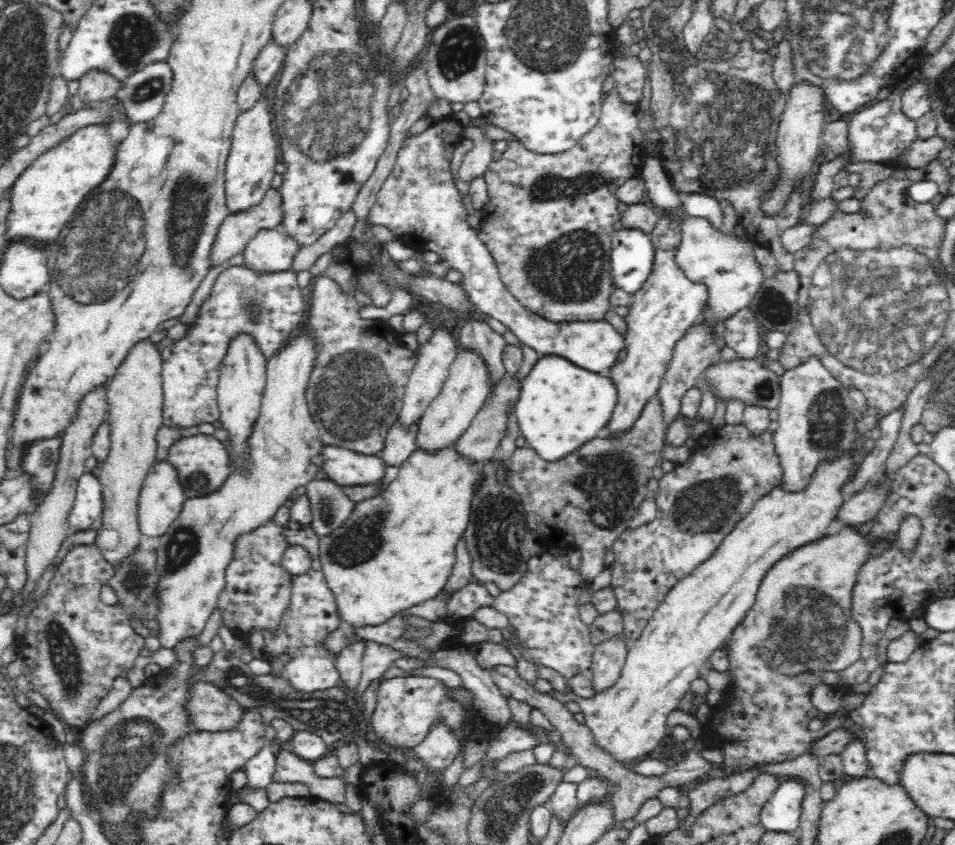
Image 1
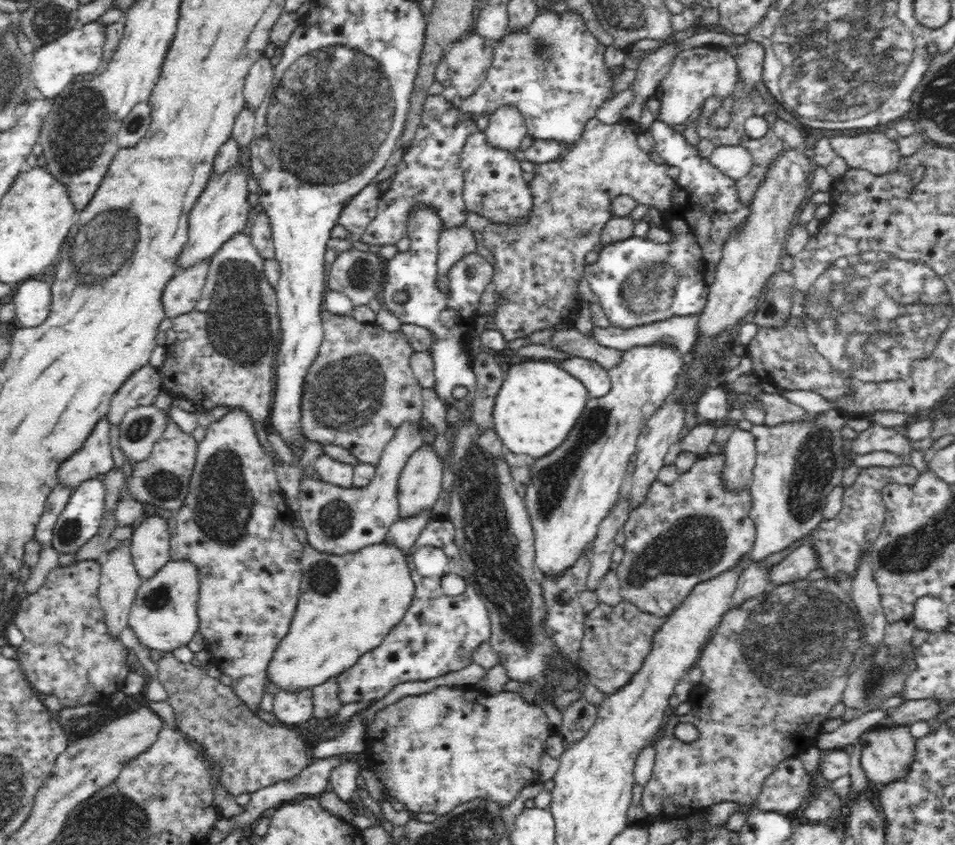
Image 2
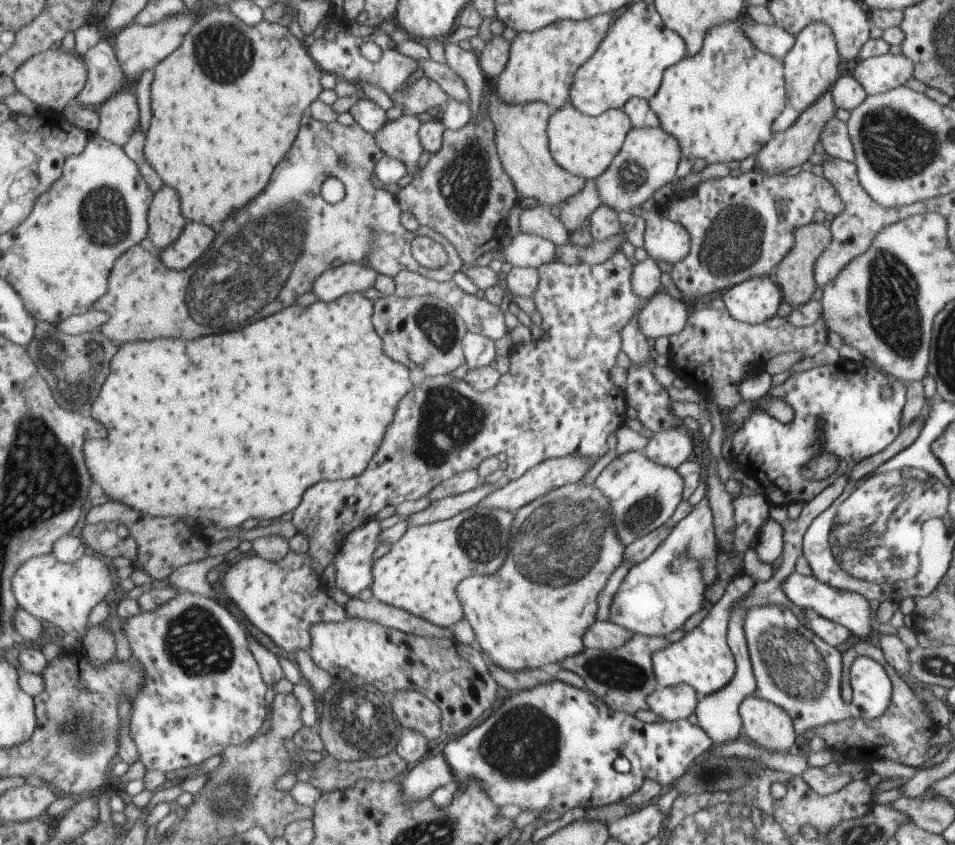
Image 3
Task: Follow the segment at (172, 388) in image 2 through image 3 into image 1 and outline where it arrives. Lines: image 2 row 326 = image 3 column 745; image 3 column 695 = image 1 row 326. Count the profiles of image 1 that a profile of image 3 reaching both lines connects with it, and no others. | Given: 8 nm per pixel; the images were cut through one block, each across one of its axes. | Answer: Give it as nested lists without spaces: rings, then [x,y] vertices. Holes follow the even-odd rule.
[[[245,264],[231,266],[224,269],[218,276],[210,296],[204,300],[200,308],[200,314],[188,332],[181,340],[174,341],[166,346],[163,352],[164,400],[163,400],[163,424],[173,428],[190,428],[204,423],[216,422],[220,418],[219,401],[217,395],[218,380],[220,378],[220,365],[225,357],[226,346],[232,335],[238,332],[250,332],[255,341],[259,343],[260,350],[268,360],[287,341],[292,332],[307,321],[307,313],[304,310],[304,296],[302,288],[296,282],[296,273],[282,271],[276,273],[254,272]],[[296,290],[296,302],[288,302],[288,292]]]

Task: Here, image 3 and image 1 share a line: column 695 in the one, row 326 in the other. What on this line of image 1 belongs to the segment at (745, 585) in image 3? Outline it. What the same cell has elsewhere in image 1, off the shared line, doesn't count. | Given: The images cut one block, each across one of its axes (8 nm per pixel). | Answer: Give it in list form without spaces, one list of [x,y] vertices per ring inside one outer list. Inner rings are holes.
[[[662,216],[650,235],[655,248],[653,269],[646,283],[633,295],[633,304],[629,307],[628,315],[624,316],[627,324],[627,332],[624,335],[626,354],[610,369],[610,378],[618,389],[618,404],[612,414],[612,420],[608,422],[612,437],[631,429],[644,405],[657,394],[660,378],[668,370],[676,343],[683,338],[689,326],[696,322],[698,314],[703,312],[704,304],[708,300],[708,287],[690,280],[674,261],[682,238],[680,225],[676,220]]]

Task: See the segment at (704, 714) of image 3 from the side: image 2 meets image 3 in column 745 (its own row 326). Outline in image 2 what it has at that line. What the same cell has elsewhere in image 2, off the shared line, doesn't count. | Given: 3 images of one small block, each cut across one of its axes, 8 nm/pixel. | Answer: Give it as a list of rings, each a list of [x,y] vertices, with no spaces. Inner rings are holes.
[[[672,315],[661,321],[646,323],[635,327],[616,327],[614,325],[606,328],[595,327],[590,337],[596,339],[602,346],[623,351],[636,342],[652,342],[656,334],[672,334],[676,338],[676,349],[682,355],[692,353],[694,344],[700,336],[698,322],[700,315]]]

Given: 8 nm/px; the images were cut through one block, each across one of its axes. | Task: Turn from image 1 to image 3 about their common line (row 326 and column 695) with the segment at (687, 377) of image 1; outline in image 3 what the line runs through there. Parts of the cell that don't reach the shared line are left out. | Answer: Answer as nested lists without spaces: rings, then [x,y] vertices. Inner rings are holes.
[[[682,683],[673,687],[657,687],[647,696],[649,709],[654,711],[664,721],[675,721],[678,718],[688,718],[696,708],[696,689]]]

